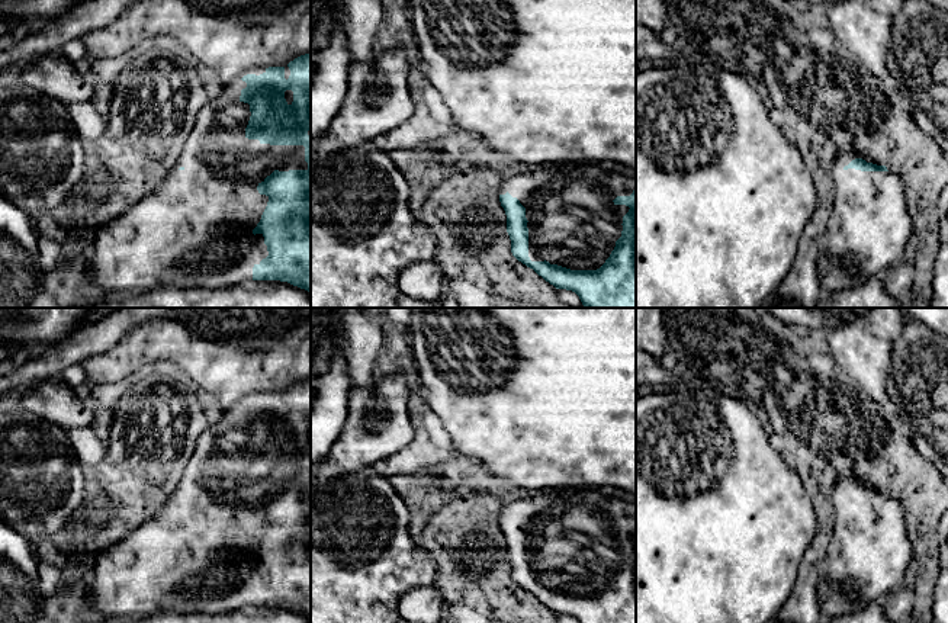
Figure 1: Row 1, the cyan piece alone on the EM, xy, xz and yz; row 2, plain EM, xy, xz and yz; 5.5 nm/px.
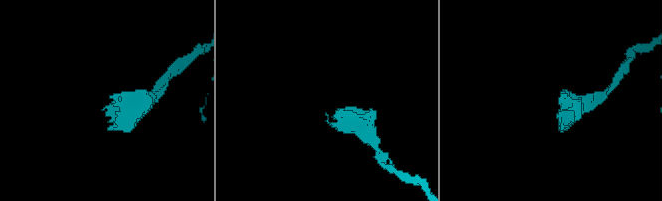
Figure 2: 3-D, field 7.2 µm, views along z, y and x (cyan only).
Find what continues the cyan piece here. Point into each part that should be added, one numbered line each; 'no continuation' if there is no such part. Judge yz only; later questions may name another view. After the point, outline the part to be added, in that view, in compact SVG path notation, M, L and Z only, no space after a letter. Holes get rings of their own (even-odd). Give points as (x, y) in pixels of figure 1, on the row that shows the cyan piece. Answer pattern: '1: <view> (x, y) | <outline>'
1: yz (870, 224) | M845 148L830 167L833 206L826 229L817 237L817 267L825 293L859 285L899 263L913 231L900 176L896 171L845 170L855 158L862 154Z

